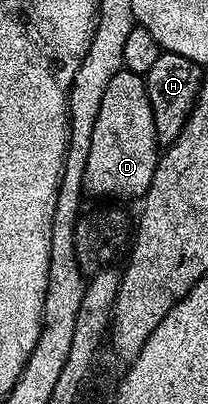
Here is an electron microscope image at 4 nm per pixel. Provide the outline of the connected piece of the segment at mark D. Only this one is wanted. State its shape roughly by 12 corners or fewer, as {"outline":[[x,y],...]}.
{"outline":[[145,77],[100,100],[83,191],[141,200],[159,157]]}

